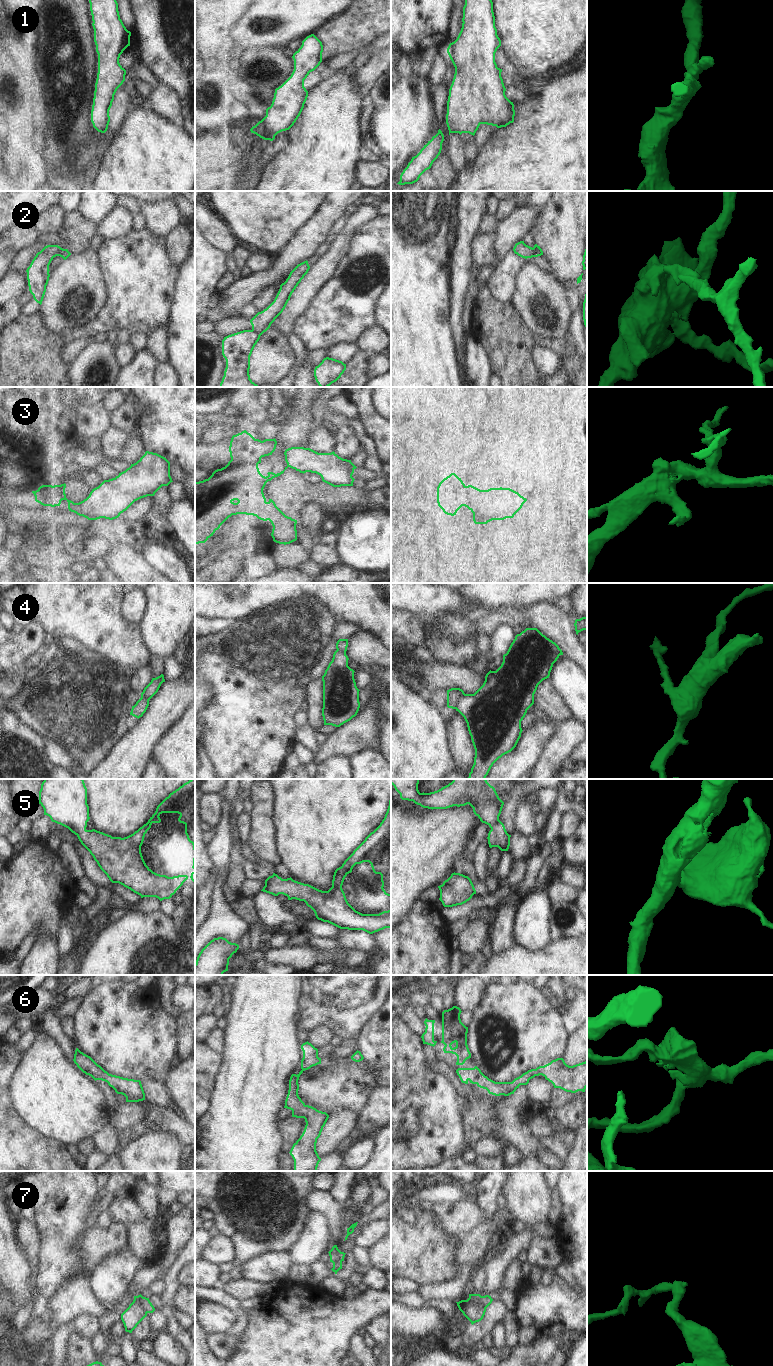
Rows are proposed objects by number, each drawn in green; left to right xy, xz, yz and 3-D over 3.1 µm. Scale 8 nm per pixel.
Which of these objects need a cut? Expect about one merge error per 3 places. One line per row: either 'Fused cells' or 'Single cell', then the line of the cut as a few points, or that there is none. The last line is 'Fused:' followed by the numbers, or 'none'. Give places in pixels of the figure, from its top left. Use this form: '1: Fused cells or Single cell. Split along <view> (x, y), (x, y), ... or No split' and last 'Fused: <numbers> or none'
1: Single cell. No split
2: Fused cells. Split along xz (252, 329), (260, 335)
3: Fused cells. Split along xy (36, 490), (42, 501), (61, 500)
4: Fused cells. Split along yz (464, 693), (455, 708)
5: Single cell. No split
6: Single cell. No split
7: Fused cells. Split along xy (142, 1296), (139, 1301), (147, 1312)
Fused: 2, 3, 4, 7

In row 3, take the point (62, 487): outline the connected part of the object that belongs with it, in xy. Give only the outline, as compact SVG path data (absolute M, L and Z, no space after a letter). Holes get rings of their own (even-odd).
M64 483L64 484L61 484L61 485L59 486L59 492L60 492L60 495L61 495L61 501L62 501L62 500L66 500L68 503L70 503L71 501L66 498L65 488L66 488L66 484L65 484L65 483ZM36 490L36 491L32 491L32 493L33 493L34 496L35 496L35 501L38 502L38 503L40 503L40 504L43 505L43 506L55 507L55 506L60 506L60 504L61 504L61 501L60 501L60 502L54 502L54 501L52 501L52 502L42 502L42 501L40 500L40 497L39 497L39 495L38 495L37 490Z

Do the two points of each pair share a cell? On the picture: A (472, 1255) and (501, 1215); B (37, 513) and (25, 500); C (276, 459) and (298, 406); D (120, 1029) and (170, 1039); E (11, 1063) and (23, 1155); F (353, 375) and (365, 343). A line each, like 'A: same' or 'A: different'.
A: same
B: different
C: same
D: same
E: same
F: different

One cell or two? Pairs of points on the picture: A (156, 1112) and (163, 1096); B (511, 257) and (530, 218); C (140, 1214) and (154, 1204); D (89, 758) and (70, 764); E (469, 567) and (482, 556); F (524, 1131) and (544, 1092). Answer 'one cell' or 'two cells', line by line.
A: two cells
B: two cells
C: two cells
D: two cells
E: one cell
F: two cells

